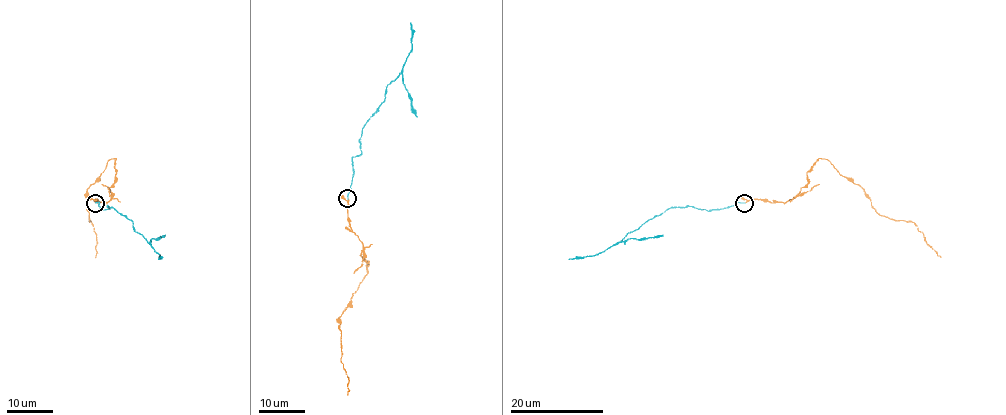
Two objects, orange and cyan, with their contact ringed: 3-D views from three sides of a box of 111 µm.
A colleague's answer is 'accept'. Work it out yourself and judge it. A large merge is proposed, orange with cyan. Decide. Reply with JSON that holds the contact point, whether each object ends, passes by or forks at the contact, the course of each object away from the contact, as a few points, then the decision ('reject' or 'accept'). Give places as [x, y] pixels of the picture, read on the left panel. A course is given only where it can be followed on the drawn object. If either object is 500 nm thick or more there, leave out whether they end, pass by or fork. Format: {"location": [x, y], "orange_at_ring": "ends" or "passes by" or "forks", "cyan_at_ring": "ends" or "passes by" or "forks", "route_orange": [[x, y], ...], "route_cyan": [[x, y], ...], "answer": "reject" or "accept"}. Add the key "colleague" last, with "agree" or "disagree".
{"location": [95, 203], "orange_at_ring": "passes by", "cyan_at_ring": "ends", "route_orange": [[96, 203], [95, 198], [98, 203], [110, 200], [108, 189], [116, 173], [114, 158], [87, 189], [95, 258]], "route_cyan": [[95, 203], [101, 211], [110, 206], [132, 222], [133, 231], [159, 254], [158, 259]], "answer": "accept", "colleague": "agree"}

